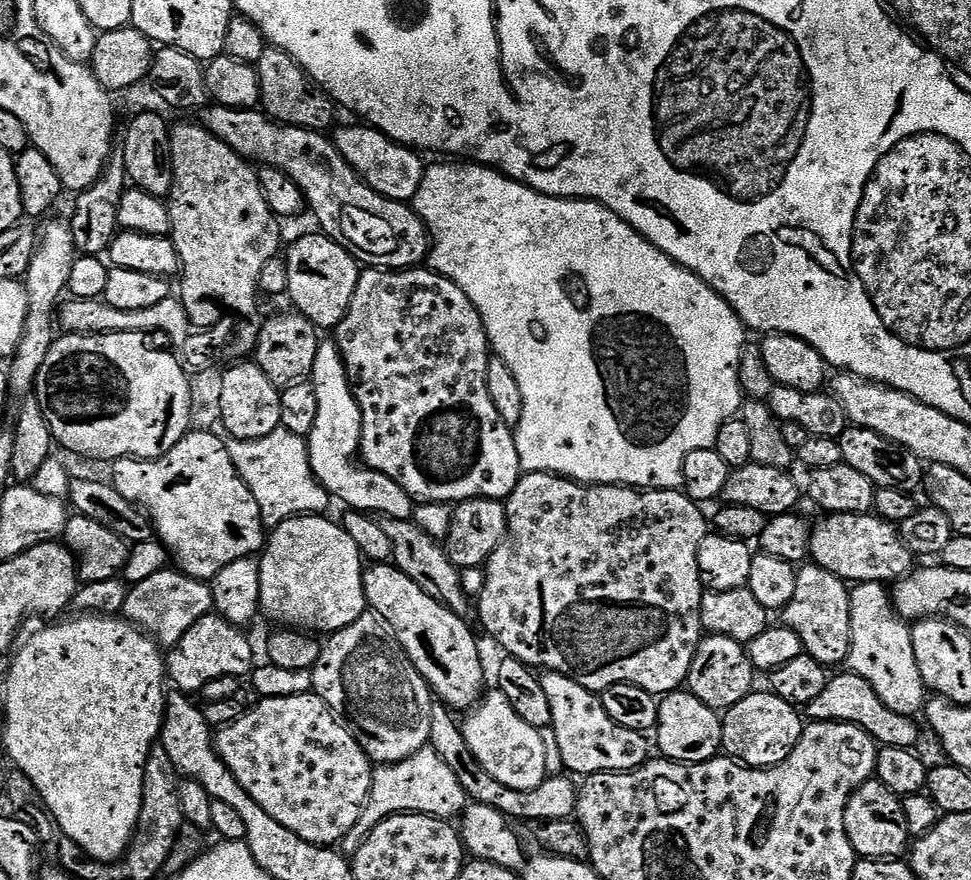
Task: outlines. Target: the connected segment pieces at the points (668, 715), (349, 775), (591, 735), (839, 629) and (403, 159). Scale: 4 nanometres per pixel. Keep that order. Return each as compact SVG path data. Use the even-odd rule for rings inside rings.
M677 690L667 693L660 700L660 713L654 729L654 744L660 747L659 755L666 760L675 760L678 764L701 764L715 760L721 755L722 726L724 721L717 709L706 706L694 693Z
M305 694L302 696L287 696L286 698L270 698L269 700L261 699L255 706L249 708L242 718L238 718L232 724L225 724L223 728L219 729L215 733L214 739L220 757L226 762L226 766L230 766L234 778L238 778L238 782L247 790L250 798L254 798L254 802L258 802L258 806L262 806L262 810L266 810L266 814L270 814L270 818L282 822L282 826L286 826L286 830L298 834L298 838L302 838L311 844L336 846L343 841L346 834L350 834L350 830L354 830L354 822L358 822L358 818L363 814L370 798L374 764L367 753L364 752L357 733L333 712L321 696Z
M544 672L540 676L540 685L542 690L546 690L546 699L550 702L550 732L551 735L556 735L556 748L560 751L560 760L569 768L565 768L569 773L587 778L596 772L635 772L648 763L649 737L643 732L618 726L618 722L610 718L603 699L597 693L586 690L586 686L560 672Z
M811 562L805 563L797 571L796 581L798 590L794 592L791 602L782 609L783 627L794 630L802 638L802 646L810 658L825 666L843 665L847 661L852 645L850 626L852 593L849 585L834 574L830 574L830 570L819 568Z
M352 124L349 128L337 127L334 135L336 148L349 166L378 194L391 200L410 202L418 194L418 186L422 186L426 164L420 161L421 153L396 143L374 127L360 124Z

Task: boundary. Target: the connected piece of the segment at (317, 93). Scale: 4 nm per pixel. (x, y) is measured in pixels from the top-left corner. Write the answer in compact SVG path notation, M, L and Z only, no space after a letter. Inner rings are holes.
M270 46L255 66L260 75L260 104L273 120L322 133L327 133L337 123L336 101L289 52Z

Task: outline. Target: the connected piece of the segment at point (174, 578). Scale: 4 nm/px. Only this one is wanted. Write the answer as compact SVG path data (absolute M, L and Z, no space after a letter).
M165 566L158 574L150 574L146 582L138 582L129 589L122 616L151 634L157 644L171 650L182 634L186 634L194 622L209 615L213 608L211 583Z

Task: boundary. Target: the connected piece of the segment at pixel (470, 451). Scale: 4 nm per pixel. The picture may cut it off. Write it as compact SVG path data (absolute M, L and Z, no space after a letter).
M428 266L403 270L365 267L358 278L358 286L354 290L350 310L346 310L346 318L342 318L342 322L334 330L334 339L344 354L344 365L348 367L348 381L352 383L352 392L360 407L359 455L364 456L363 463L367 467L386 474L394 482L398 482L398 486L402 486L402 490L406 490L406 494L416 502L425 504L442 502L455 506L465 500L480 497L486 500L507 501L508 495L514 490L514 486L518 486L522 475L516 437L509 421L504 420L502 414L498 414L498 406L494 406L494 398L490 398L488 389L490 345L480 312L453 280L439 276Z

